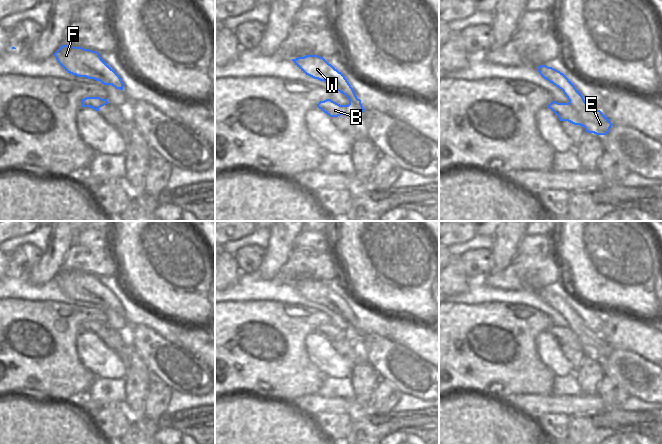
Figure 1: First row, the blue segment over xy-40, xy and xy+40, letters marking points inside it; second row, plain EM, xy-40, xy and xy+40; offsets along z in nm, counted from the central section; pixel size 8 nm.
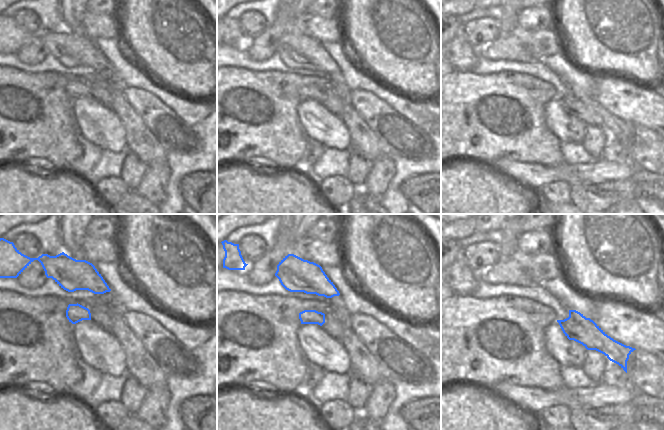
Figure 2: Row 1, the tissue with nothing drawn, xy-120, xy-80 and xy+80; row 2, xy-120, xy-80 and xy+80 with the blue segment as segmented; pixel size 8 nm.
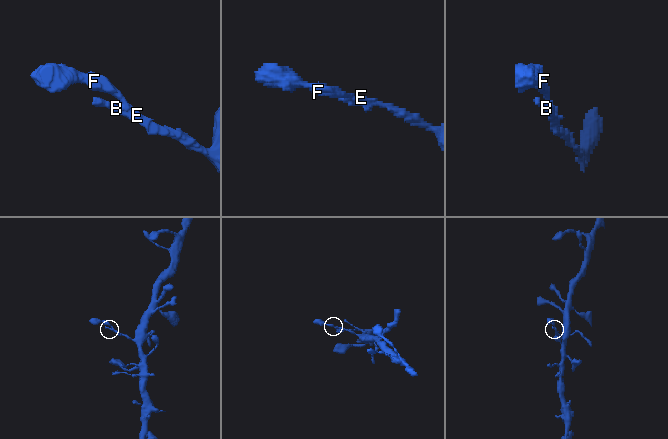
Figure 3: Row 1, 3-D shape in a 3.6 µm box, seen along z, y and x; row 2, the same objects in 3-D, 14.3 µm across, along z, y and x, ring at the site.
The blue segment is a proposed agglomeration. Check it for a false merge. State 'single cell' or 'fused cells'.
single cell

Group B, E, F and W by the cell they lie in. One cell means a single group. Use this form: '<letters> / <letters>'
B E F W

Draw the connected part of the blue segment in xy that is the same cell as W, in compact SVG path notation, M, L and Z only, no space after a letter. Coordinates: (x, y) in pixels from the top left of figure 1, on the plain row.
M306 279L304 281L292 283L292 285L303 297L314 303L324 305L349 324L348 329L340 329L331 323L320 325L317 331L321 335L330 341L350 338L358 341L359 338L365 334L361 328L361 324L357 322L345 300L329 288L323 281L318 279Z

